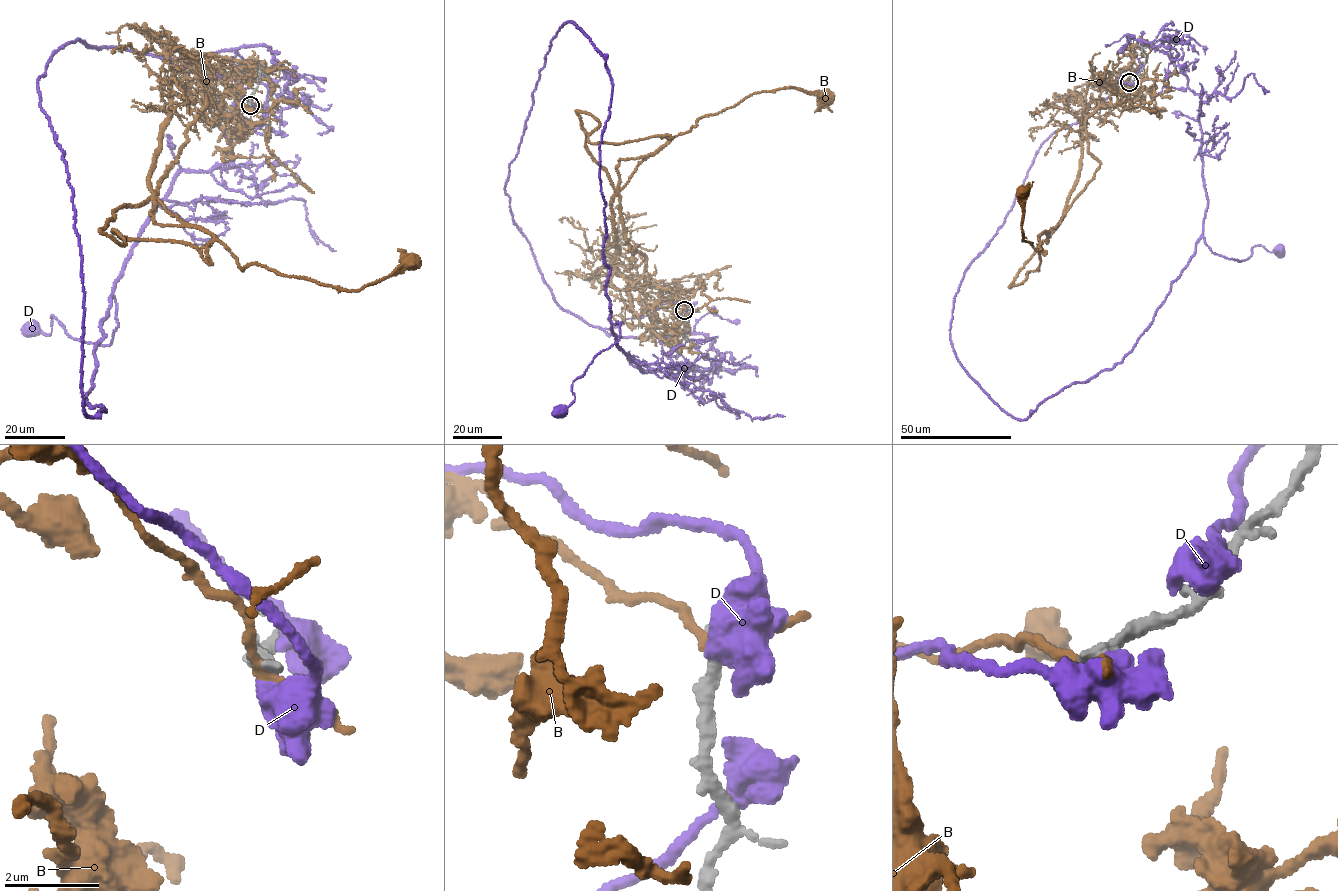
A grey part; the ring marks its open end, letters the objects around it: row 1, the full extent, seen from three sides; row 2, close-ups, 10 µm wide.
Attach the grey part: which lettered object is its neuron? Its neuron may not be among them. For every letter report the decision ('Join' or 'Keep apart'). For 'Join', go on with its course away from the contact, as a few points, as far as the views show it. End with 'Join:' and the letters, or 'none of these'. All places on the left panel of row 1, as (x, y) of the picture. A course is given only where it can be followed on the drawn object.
B: Keep apart
D: Keep apart
Join: none of these

